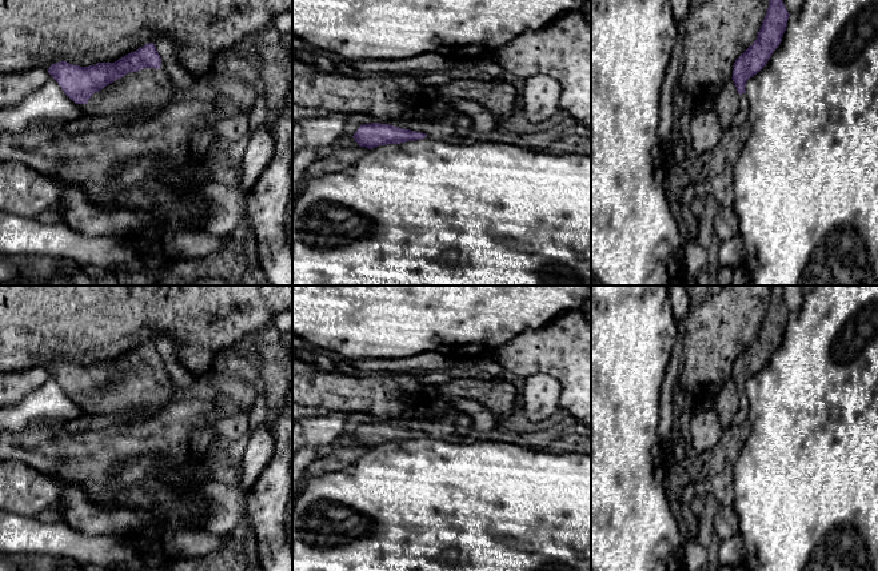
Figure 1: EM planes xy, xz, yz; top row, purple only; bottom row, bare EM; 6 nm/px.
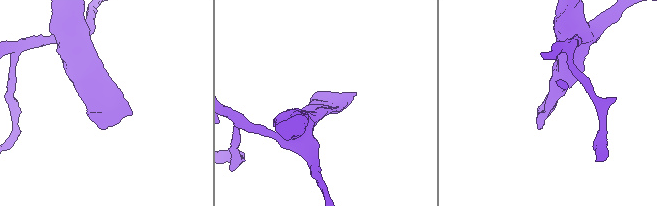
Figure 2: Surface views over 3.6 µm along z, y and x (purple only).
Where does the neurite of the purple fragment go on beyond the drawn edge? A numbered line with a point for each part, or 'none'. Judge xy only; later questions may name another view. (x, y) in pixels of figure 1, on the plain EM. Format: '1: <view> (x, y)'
1: xy (148, 391)

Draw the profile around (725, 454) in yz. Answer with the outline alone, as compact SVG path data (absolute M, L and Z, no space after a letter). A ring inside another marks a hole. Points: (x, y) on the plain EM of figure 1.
M749 419L738 426L731 426L710 450L709 466L713 492L722 506L734 504L734 468L751 430Z

